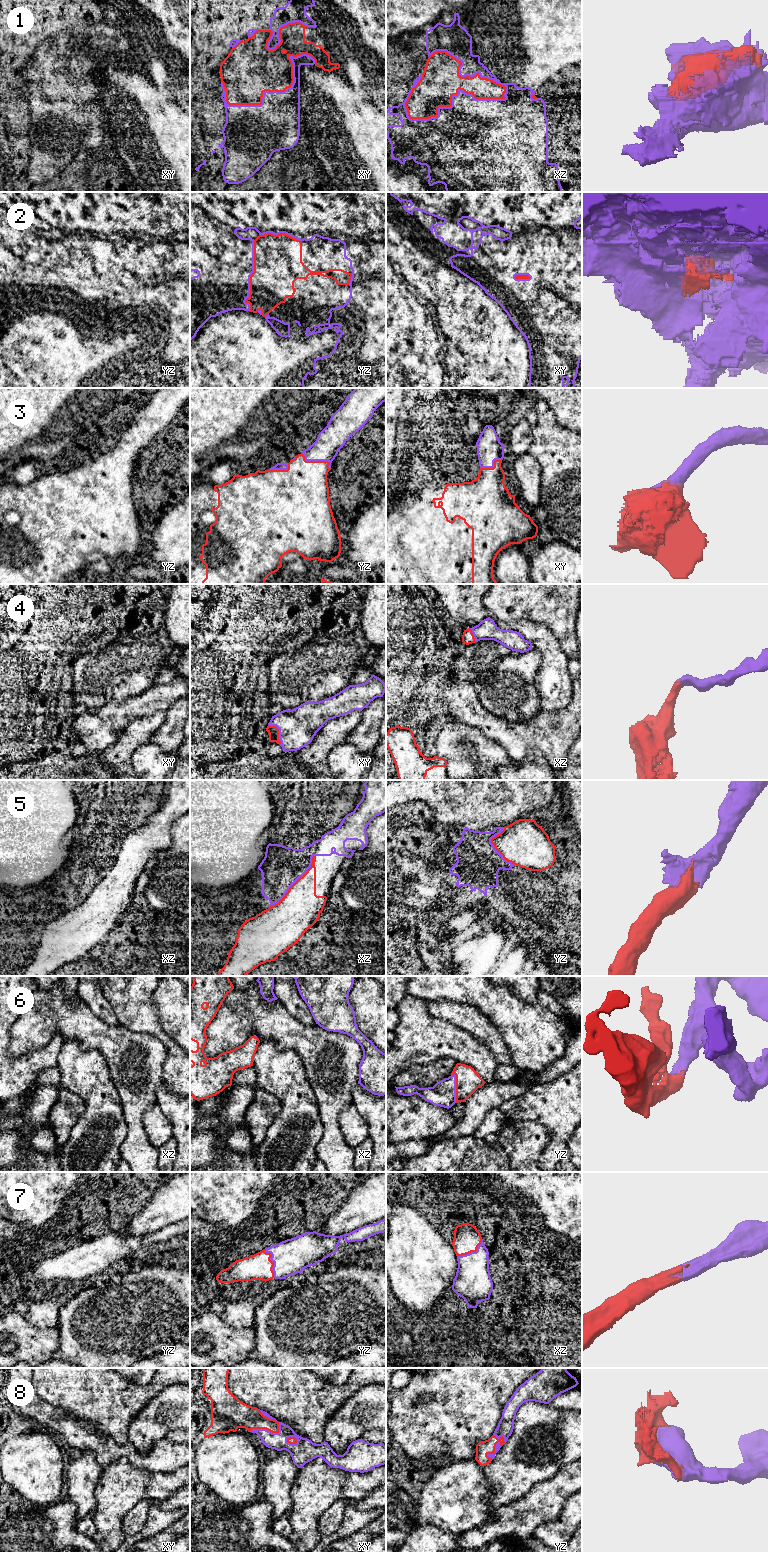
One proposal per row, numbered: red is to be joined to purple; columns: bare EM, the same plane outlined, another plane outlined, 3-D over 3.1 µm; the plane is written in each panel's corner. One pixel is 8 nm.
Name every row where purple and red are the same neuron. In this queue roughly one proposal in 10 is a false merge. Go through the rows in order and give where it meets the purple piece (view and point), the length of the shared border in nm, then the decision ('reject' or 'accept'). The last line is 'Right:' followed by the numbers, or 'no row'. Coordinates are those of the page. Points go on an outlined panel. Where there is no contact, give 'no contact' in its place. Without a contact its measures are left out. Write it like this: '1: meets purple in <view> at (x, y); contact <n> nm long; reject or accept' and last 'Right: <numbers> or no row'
1: meets purple in xz at (455, 95); contact 850 nm long; accept
2: meets purple in yz at (250, 275); contact 550 nm long; accept
3: meets purple in yz at (317, 460); contact 260 nm long; accept
4: meets purple in xy at (279, 732); contact 190 nm long; accept
5: meets purple in xz at (295, 881); contact 550 nm long; accept
6: meets purple in yz at (455, 1088); contact 240 nm long; accept
7: meets purple in yz at (272, 1261); contact 240 nm long; accept
8: meets purple in xy at (268, 1431); contact 260 nm long; accept
Right: 1, 2, 3, 4, 5, 6, 7, 8

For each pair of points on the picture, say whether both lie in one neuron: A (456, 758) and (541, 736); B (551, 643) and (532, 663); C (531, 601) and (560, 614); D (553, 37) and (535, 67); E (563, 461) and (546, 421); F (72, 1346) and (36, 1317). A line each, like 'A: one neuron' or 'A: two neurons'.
A: two neurons
B: two neurons
C: one neuron
D: two neurons
E: one neuron
F: two neurons

